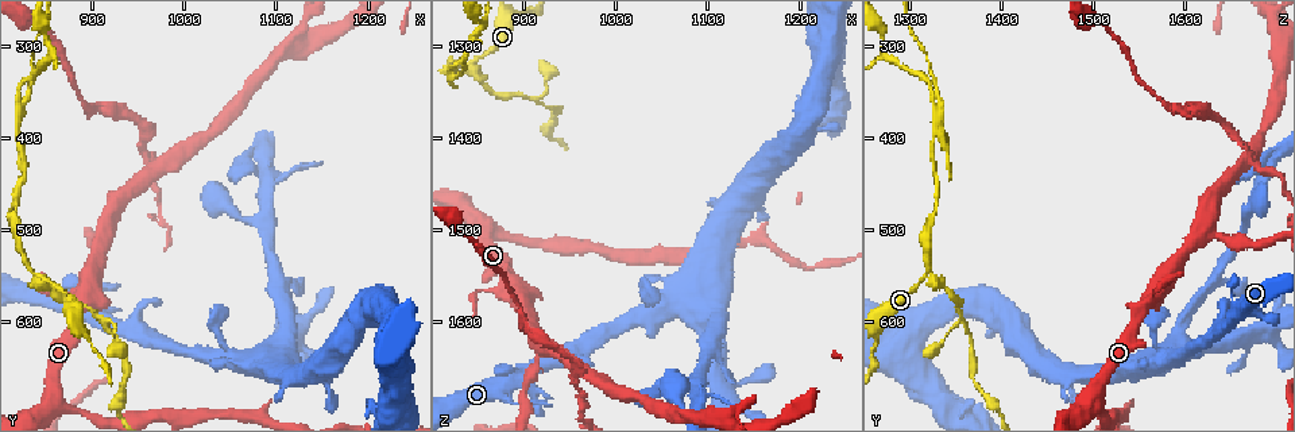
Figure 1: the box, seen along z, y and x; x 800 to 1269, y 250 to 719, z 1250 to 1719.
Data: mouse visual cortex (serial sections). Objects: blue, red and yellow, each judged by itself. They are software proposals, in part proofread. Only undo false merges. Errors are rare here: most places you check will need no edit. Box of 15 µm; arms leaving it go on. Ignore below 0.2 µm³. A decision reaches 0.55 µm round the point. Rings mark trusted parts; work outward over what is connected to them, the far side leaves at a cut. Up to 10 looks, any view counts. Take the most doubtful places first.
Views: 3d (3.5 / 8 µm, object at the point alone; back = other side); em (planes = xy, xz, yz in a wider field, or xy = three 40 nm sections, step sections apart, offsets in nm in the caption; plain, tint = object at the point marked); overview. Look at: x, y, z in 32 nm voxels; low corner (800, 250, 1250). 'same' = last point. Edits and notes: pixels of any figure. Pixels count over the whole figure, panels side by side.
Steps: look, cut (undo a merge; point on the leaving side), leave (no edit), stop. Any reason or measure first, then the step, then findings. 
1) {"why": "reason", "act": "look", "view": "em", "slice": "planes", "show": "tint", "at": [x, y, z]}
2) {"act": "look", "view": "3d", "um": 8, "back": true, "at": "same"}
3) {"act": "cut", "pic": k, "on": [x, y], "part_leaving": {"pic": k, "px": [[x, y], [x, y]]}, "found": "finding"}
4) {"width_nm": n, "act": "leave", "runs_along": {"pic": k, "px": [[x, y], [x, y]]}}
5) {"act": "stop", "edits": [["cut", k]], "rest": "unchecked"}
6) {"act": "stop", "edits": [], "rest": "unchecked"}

{"act": "look", "view": "3d", "um": 3.5, "at": [840, 550, 1320]}

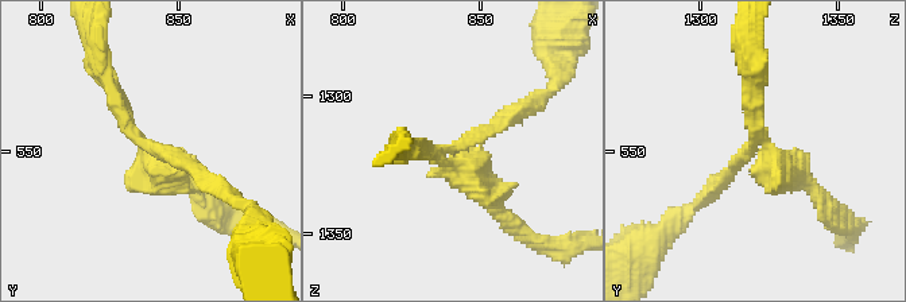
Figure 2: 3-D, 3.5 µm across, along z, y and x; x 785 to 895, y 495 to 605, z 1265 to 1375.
{"arms": 3, "arm_widths_nm": [200, 200, 300], "why": "shape alone is not enough", "act": "look", "view": "em", "slice": "xy", "step": 3, "show": "tint", "at": [840, 549, 1318]}

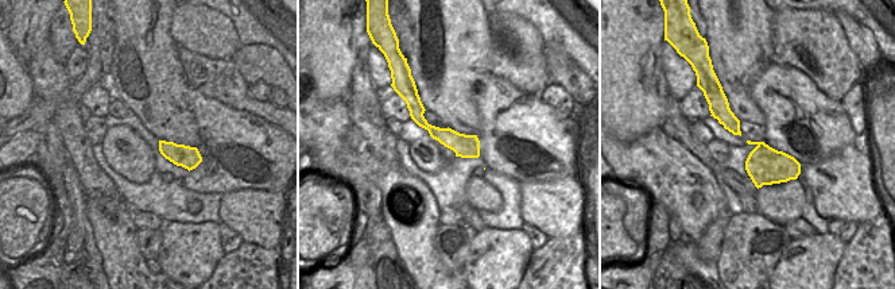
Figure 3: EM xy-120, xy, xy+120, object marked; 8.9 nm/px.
{"act": "cut", "pic": 2, "on": [751, 104], "border": {"pic": 3, "px": [[436, 127], [427, 130]]}, "found": "a second cell is stuck on"}

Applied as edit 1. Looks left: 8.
{"act": "look", "view": "overview"}

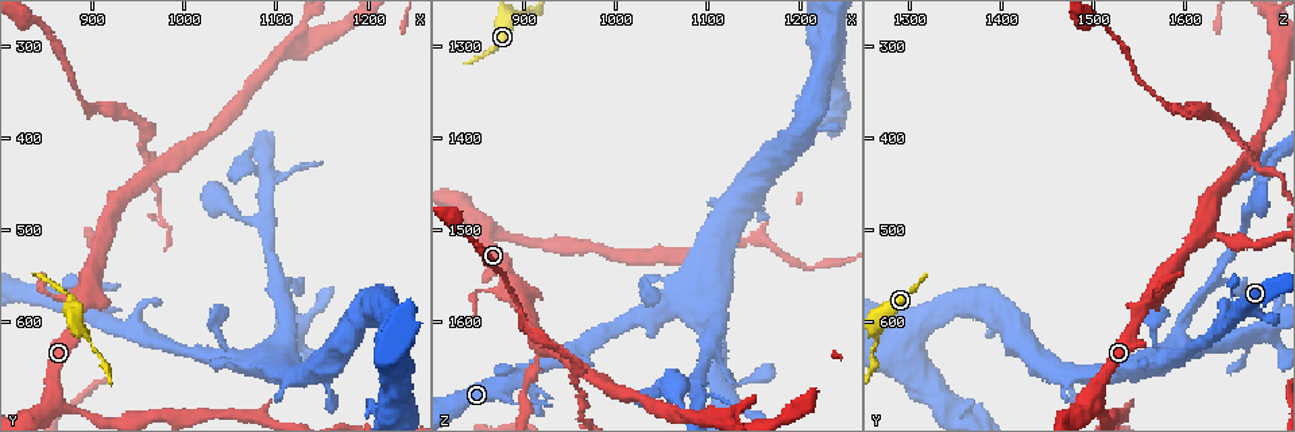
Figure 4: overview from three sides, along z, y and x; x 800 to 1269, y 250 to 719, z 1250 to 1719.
{"why": "thin neck", "act": "look", "view": "3d", "um": 3.5, "back": true, "at": [1050, 635, 1575]}

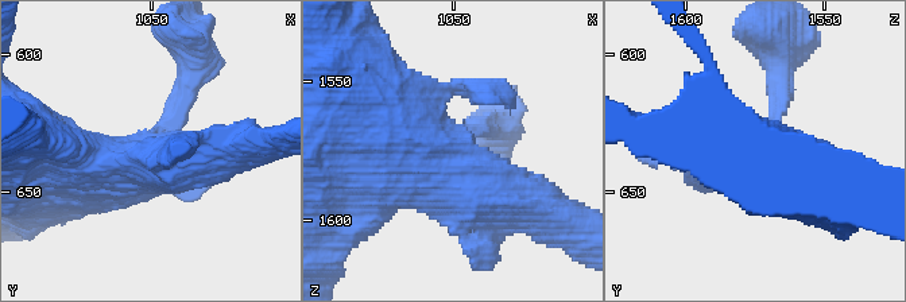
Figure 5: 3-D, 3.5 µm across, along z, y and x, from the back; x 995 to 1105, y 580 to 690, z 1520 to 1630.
{"act": "look", "view": "em", "slice": "planes", "show": "tint", "at": "same"}

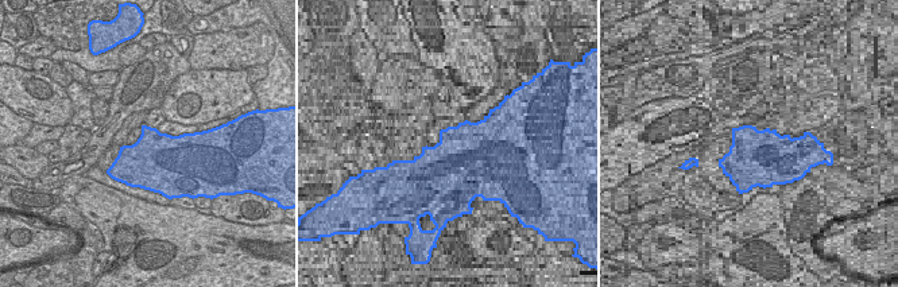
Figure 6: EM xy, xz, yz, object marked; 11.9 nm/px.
{"act": "leave", "runs_along": {"pic": 5, "px": [[465, 179], [387, 135], [337, 86]]}, "found": "all the same cell"}

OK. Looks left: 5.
{"act": "look", "view": "3d", "um": 3.5, "at": [1110, 615, 1595]}

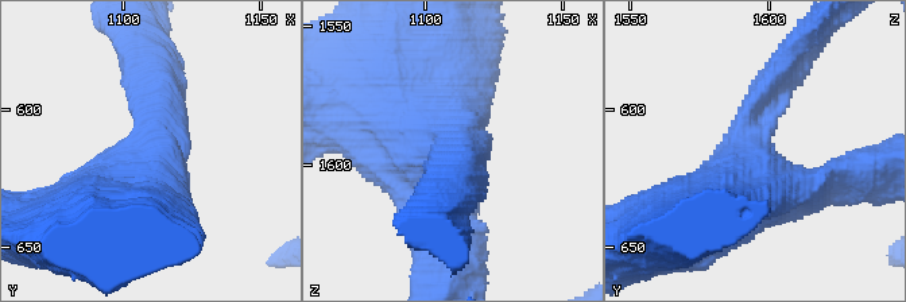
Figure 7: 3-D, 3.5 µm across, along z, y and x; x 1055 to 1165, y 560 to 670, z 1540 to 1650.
{"why": "now the EM", "act": "look", "view": "em", "slice": "xy", "step": 1, "show": "tint", "at": [1110, 613, 1592]}

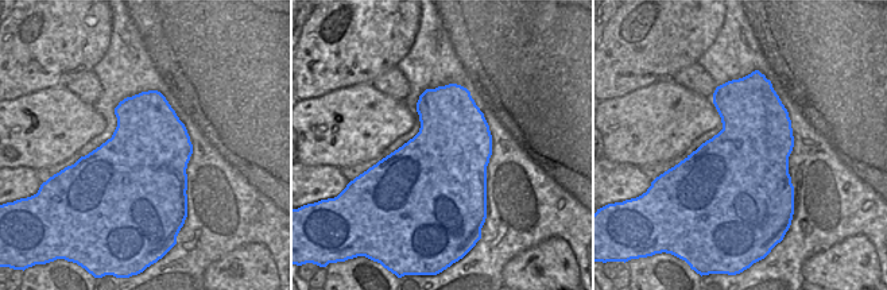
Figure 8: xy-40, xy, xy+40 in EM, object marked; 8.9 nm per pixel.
{"act": "leave", "runs_along": {"pic": 7, "px": [[50, 229], [138, 181], [162, 105]]}, "found": "one cell here"}

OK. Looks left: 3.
{"why": "a narrow waist", "act": "look", "view": "3d", "um": 3.5, "at": [1030, 390, 1685]}

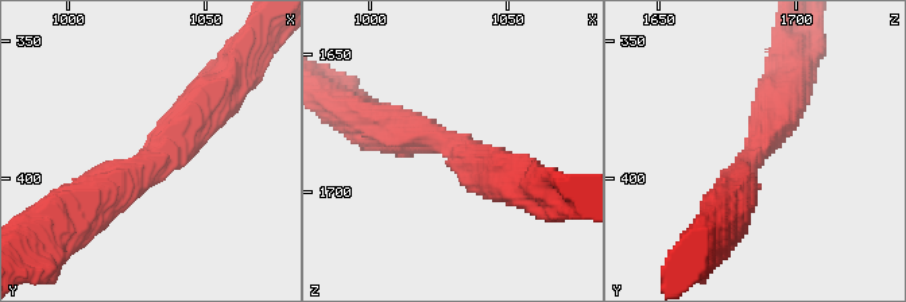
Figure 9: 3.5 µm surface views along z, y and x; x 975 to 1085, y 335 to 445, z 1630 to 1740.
{"why": "now the EM", "act": "look", "view": "em", "slice": "xy", "step": 1, "show": "tint", "at": [1031, 391, 1684]}

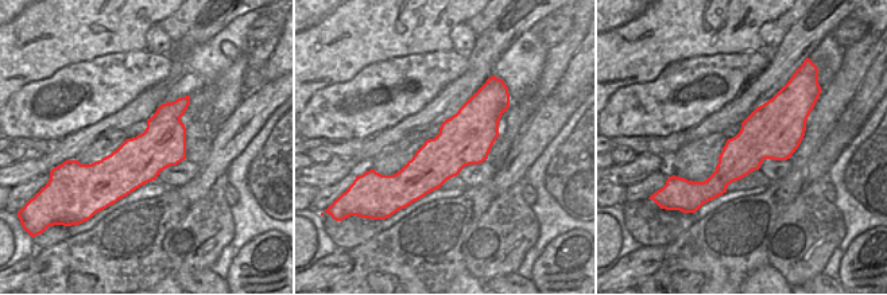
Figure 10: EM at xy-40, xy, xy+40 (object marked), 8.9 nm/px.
{"arm_widths_nm": [500, 500], "act": "leave", "runs_along": {"pic": 9, "px": [[85, 201], [127, 185], [217, 89]]}, "found": "one cell here"}

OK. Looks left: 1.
{"act": "stop", "edits": [["cut", 2]], "rest": "unchecked"}

